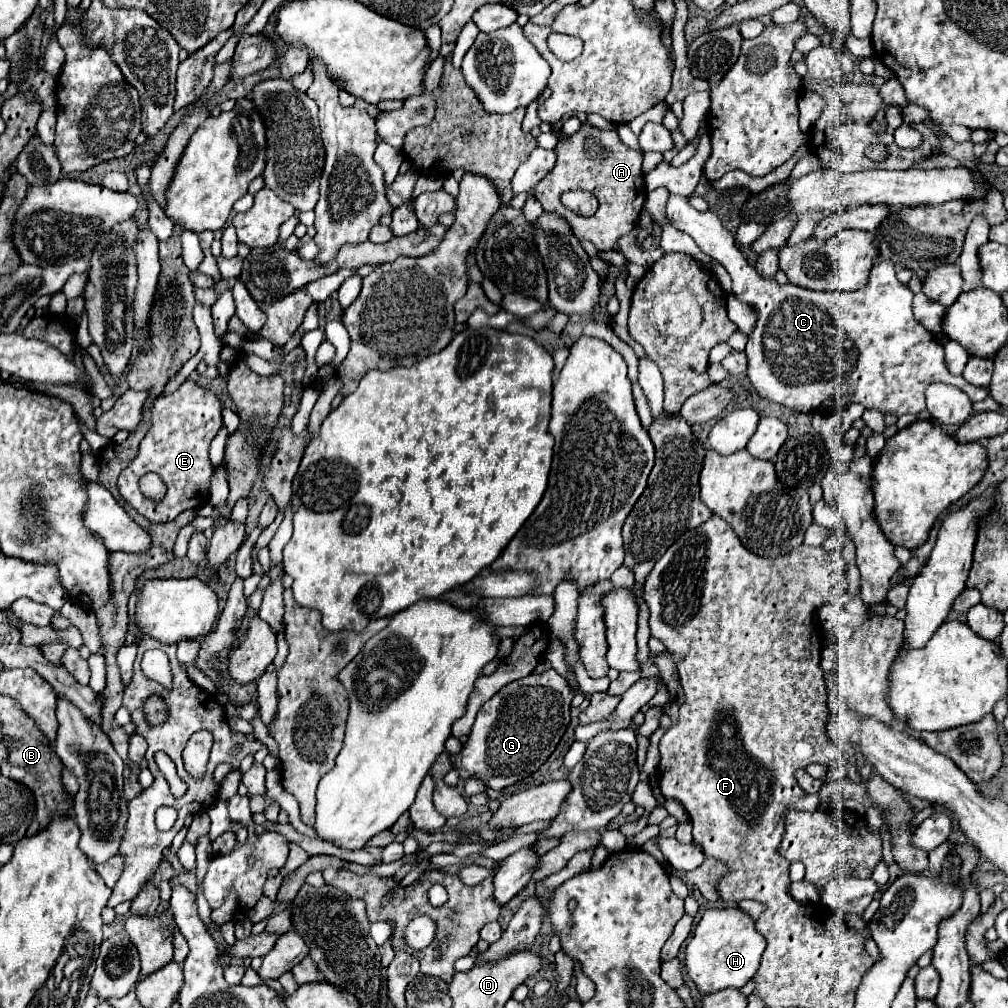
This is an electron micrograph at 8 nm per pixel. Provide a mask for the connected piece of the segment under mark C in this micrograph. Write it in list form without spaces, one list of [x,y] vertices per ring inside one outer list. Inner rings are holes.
[[[670,195],[668,205],[666,205],[666,219],[668,219],[668,223],[670,223],[672,227],[676,227],[676,229],[688,233],[688,235],[696,241],[696,245],[698,245],[706,255],[714,257],[716,261],[720,261],[720,263],[724,265],[724,269],[726,269],[726,271],[730,273],[730,277],[732,277],[734,295],[736,295],[740,301],[746,301],[746,303],[750,303],[750,305],[756,309],[758,321],[756,321],[754,331],[752,331],[750,337],[748,337],[746,357],[748,357],[748,377],[750,377],[754,389],[758,391],[758,395],[760,395],[762,399],[768,399],[768,401],[778,403],[778,405],[784,405],[784,407],[788,407],[788,409],[806,409],[806,411],[814,411],[814,409],[828,407],[828,405],[862,403],[866,409],[878,409],[878,411],[882,411],[882,413],[896,413],[896,415],[914,413],[914,415],[916,415],[916,413],[920,413],[920,411],[924,409],[924,391],[926,391],[926,387],[928,387],[930,383],[950,383],[950,385],[962,389],[972,401],[982,401],[982,399],[986,399],[986,397],[990,395],[990,393],[988,393],[988,391],[990,391],[988,387],[974,387],[974,385],[970,385],[964,377],[952,375],[952,373],[948,371],[948,367],[946,367],[946,363],[944,363],[944,347],[942,347],[940,343],[936,343],[936,339],[930,335],[930,331],[926,331],[926,329],[914,319],[914,315],[912,315],[912,297],[914,297],[914,293],[912,293],[906,285],[902,285],[902,283],[896,279],[896,267],[894,267],[894,263],[890,263],[890,261],[886,261],[886,259],[878,259],[878,263],[874,263],[874,267],[872,267],[872,271],[870,271],[870,277],[868,277],[866,287],[862,287],[862,289],[858,289],[858,291],[810,291],[810,289],[804,289],[804,287],[798,287],[798,285],[792,285],[792,283],[780,285],[776,279],[762,279],[762,275],[758,275],[756,267],[752,267],[752,265],[748,263],[746,255],[736,247],[736,241],[734,241],[732,231],[724,225],[724,221],[722,221],[714,211],[704,211],[704,213],[700,213],[700,211],[696,211],[694,207],[688,205],[686,197]],[[858,361],[860,361],[860,373],[858,373],[858,379],[854,379],[854,377],[852,377],[852,371],[856,369]]]

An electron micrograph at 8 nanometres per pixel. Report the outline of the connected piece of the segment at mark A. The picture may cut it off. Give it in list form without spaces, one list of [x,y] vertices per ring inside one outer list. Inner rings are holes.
[[[584,123],[576,135],[570,135],[566,141],[560,141],[556,145],[556,155],[558,155],[556,167],[534,189],[536,199],[542,203],[544,211],[556,211],[558,215],[562,215],[570,223],[570,231],[574,231],[578,239],[588,239],[596,245],[596,249],[610,251],[620,235],[626,235],[636,227],[640,211],[646,201],[646,187],[642,177],[642,153],[626,147],[618,137],[616,129],[600,131],[590,123]],[[588,139],[602,147],[604,151],[602,159],[590,159],[584,147]],[[568,189],[586,189],[594,193],[594,197],[600,203],[598,211],[592,217],[578,217],[576,213],[568,211],[560,203],[560,193]]]

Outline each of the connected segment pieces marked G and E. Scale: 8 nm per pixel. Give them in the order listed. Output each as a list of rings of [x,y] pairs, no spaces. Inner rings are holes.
[[[548,669],[544,673],[532,673],[530,677],[508,683],[492,699],[488,699],[482,705],[482,709],[478,711],[474,727],[468,735],[468,741],[464,743],[460,753],[452,755],[452,769],[456,769],[462,779],[474,777],[494,791],[502,791],[504,787],[522,781],[524,777],[538,771],[542,767],[542,763],[552,755],[556,745],[560,743],[560,739],[570,723],[572,697],[574,697],[574,693],[570,691],[568,681],[564,677],[560,677],[554,669]]]
[[[184,381],[174,393],[162,395],[152,407],[152,427],[140,443],[138,457],[122,471],[118,479],[118,489],[122,497],[146,519],[154,523],[174,521],[182,511],[196,509],[210,499],[210,477],[214,465],[210,461],[208,449],[216,433],[222,429],[222,401],[216,393],[200,387],[196,381]],[[146,473],[158,473],[166,485],[166,495],[162,501],[146,499],[140,493],[138,479]]]

